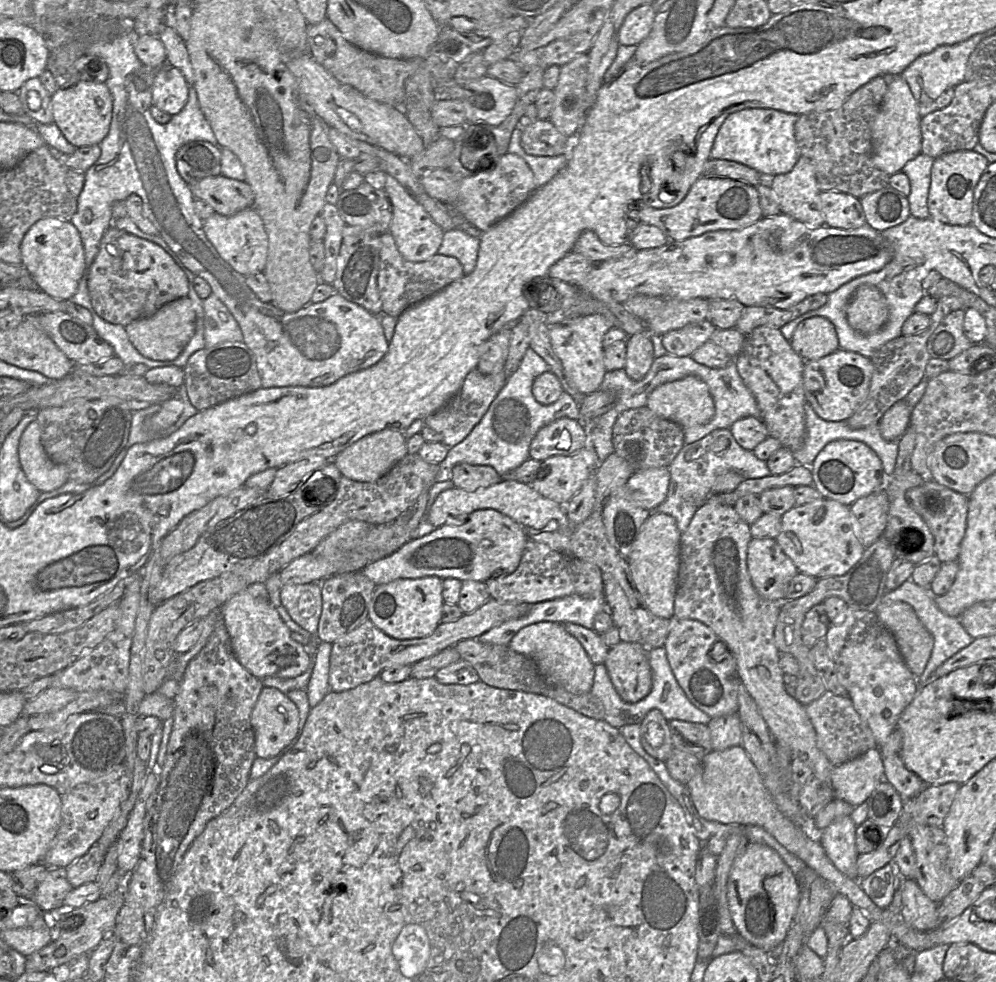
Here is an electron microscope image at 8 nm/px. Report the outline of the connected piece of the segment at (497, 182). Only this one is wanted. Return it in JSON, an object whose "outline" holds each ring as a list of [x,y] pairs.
{"outline":[[[511,153],[499,156],[493,169],[473,176],[456,176],[448,169],[436,169],[420,180],[426,194],[450,205],[481,232],[486,232],[511,214],[536,189],[530,167],[520,156]]]}

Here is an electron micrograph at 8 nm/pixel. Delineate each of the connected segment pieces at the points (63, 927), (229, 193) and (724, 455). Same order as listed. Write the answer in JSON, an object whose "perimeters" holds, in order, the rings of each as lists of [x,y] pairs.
{"perimeters":[[[[120,889],[108,896],[101,896],[96,901],[79,908],[62,906],[61,908],[50,910],[52,915],[52,941],[57,946],[63,946],[66,949],[66,954],[62,956],[61,962],[63,964],[69,963],[83,954],[90,954],[106,935],[114,930],[116,918],[123,903],[124,892]]],[[[221,174],[202,178],[189,186],[195,199],[205,201],[220,215],[232,216],[254,204],[253,191],[246,181]]],[[[730,428],[716,429],[704,438],[684,445],[668,468],[670,472],[668,493],[665,500],[654,511],[674,517],[681,533],[686,531],[696,511],[712,494],[712,486],[718,476],[728,471],[736,471],[744,479],[771,475],[766,461],[757,458],[753,451],[742,448]]]]}

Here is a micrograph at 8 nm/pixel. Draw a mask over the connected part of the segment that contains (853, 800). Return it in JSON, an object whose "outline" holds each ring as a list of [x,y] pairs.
{"outline":[[[872,748],[860,756],[833,767],[830,785],[835,798],[856,807],[865,802],[884,780],[880,750]]]}

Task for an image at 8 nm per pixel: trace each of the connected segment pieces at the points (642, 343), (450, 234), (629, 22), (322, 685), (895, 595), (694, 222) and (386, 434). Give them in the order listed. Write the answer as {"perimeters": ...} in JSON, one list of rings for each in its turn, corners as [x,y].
{"perimeters":[[[[649,332],[629,336],[626,344],[626,363],[623,369],[631,380],[642,380],[654,360],[654,349]]],[[[454,229],[444,232],[437,254],[457,258],[463,267],[464,275],[469,275],[476,267],[479,248],[480,237]]],[[[652,4],[633,9],[624,19],[619,33],[620,45],[638,45],[650,33],[656,12]]],[[[320,642],[313,672],[306,688],[310,708],[315,707],[330,691],[329,670],[332,644]]],[[[912,578],[905,581],[901,586],[892,591],[887,591],[882,597],[881,604],[892,604],[894,602],[906,602],[911,605],[923,625],[932,634],[934,646],[931,656],[924,671],[917,677],[919,687],[927,683],[938,667],[951,658],[958,651],[969,646],[976,638],[973,638],[962,626],[959,618],[945,614],[936,604],[935,597],[929,587],[921,587]]],[[[703,175],[691,186],[686,197],[670,208],[642,208],[640,223],[656,226],[669,240],[682,241],[718,230],[740,230],[763,217],[757,188],[744,181]]],[[[385,428],[351,444],[337,454],[333,462],[342,475],[351,480],[374,482],[387,474],[407,454],[407,439],[404,433],[392,428]]]]}

